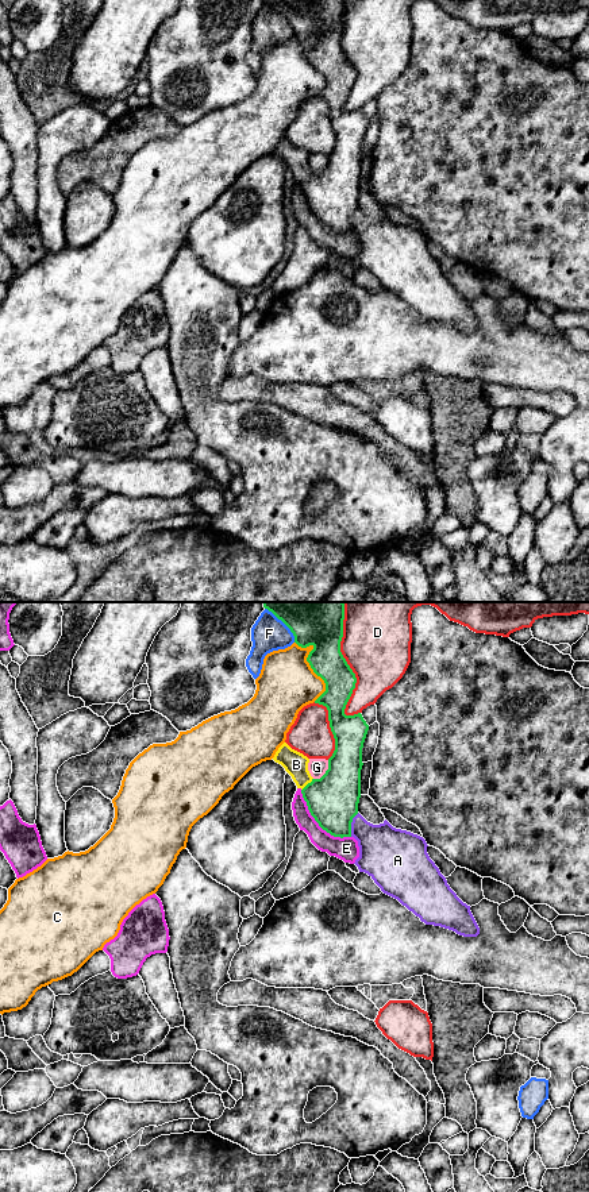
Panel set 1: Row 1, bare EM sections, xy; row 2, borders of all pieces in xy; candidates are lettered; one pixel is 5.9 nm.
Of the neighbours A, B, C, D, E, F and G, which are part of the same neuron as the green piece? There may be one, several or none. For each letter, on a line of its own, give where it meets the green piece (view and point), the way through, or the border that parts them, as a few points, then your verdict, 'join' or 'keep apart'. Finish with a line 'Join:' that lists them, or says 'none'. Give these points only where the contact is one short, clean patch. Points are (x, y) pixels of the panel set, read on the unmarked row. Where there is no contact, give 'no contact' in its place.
A: contact xy (350, 220); keep apart
B: contact xy (307, 180); way xy (333, 196), (314, 186), (307, 180), (296, 159); join
C: contact xy (310, 60); keep apart
D: contact xy (346, 58); keep apart
E: contact xy (318, 218); keep apart
F: contact xy (284, 18); keep apart
G: contact xy (326, 168); keep apart
Join: B

